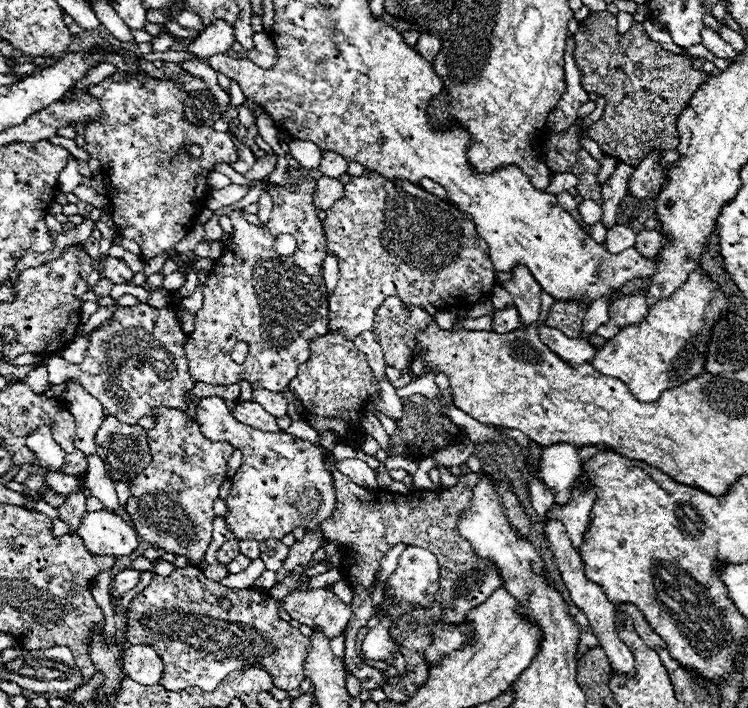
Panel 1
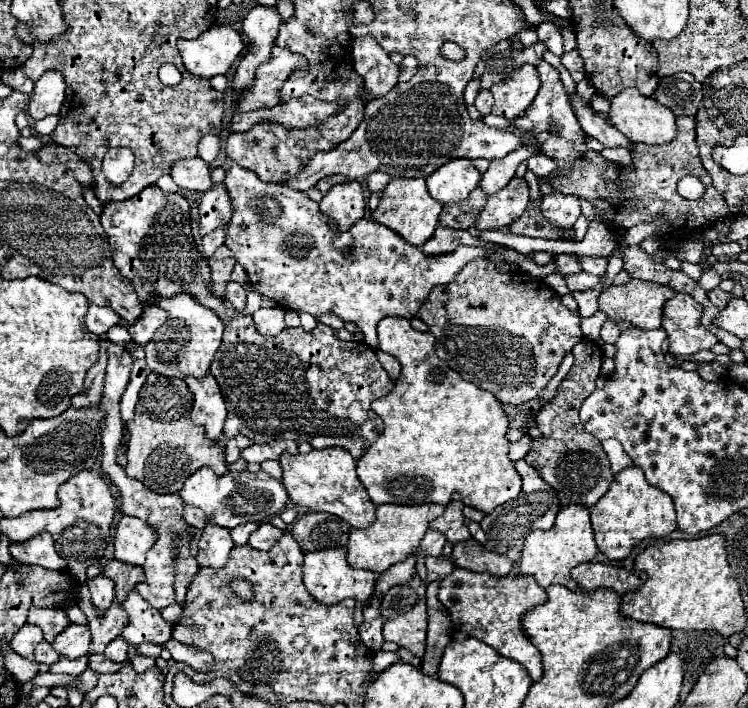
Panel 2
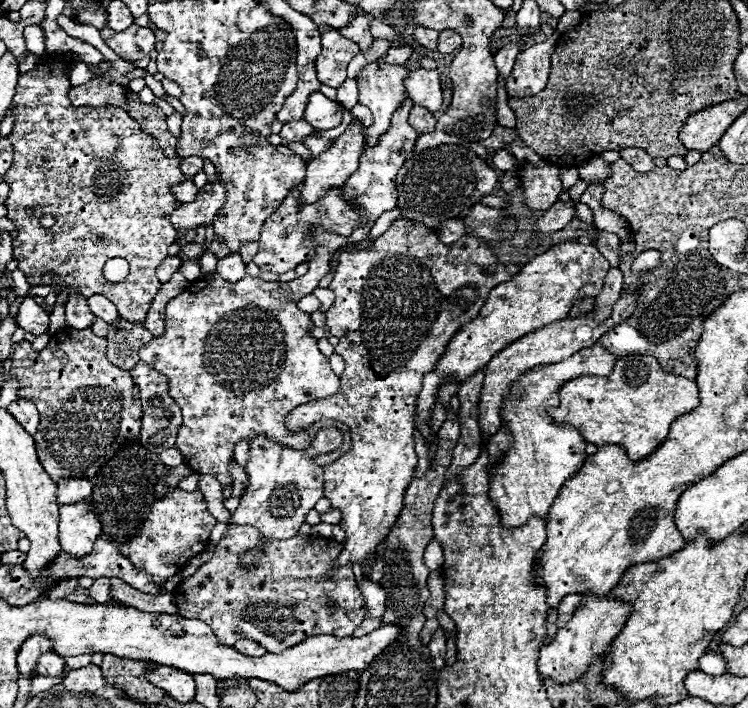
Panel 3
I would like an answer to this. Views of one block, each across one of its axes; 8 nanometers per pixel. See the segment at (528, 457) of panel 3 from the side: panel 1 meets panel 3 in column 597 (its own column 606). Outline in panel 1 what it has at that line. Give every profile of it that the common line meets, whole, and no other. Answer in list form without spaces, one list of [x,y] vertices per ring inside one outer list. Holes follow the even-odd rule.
[[[696,270],[690,278],[668,298],[660,300],[648,310],[644,322],[622,328],[610,342],[606,342],[592,366],[604,376],[622,380],[638,400],[658,400],[664,390],[676,388],[704,370],[704,354],[714,322],[730,310],[732,302],[706,274]]]

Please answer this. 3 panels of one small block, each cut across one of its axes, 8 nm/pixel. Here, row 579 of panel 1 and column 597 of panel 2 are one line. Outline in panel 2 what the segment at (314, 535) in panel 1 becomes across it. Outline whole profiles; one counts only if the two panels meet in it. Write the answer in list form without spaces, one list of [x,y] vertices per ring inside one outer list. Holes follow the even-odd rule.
[[[586,272],[566,276],[566,284],[568,284],[568,288],[570,288],[572,292],[576,292],[576,290],[580,290],[580,292],[590,290],[590,288],[594,288],[598,282],[600,282],[598,276],[592,276],[592,274],[586,274]]]

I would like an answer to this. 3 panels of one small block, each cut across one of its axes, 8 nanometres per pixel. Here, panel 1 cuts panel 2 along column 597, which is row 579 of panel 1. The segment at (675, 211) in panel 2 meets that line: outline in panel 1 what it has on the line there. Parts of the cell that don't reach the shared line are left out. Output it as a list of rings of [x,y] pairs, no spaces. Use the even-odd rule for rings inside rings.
[[[192,566],[176,568],[170,576],[154,576],[152,582],[150,582],[138,596],[132,598],[132,602],[130,602],[130,606],[128,606],[128,612],[126,612],[126,632],[124,632],[124,634],[126,634],[126,640],[128,640],[130,644],[148,644],[148,646],[156,648],[156,652],[160,652],[160,656],[162,656],[162,660],[164,660],[164,664],[166,664],[166,670],[168,670],[170,674],[174,674],[174,676],[162,676],[162,684],[164,684],[164,688],[168,688],[168,690],[184,690],[184,688],[188,688],[188,686],[198,686],[198,688],[202,688],[202,690],[206,690],[206,692],[212,692],[212,690],[216,690],[216,686],[218,686],[228,674],[238,672],[238,670],[244,670],[244,668],[264,668],[264,670],[272,676],[276,688],[280,688],[280,690],[294,690],[294,688],[298,688],[300,682],[304,680],[304,662],[306,662],[308,652],[310,652],[310,640],[308,640],[306,636],[302,636],[298,628],[290,626],[290,624],[280,616],[280,612],[278,612],[278,602],[276,602],[272,596],[268,596],[268,594],[264,594],[264,592],[254,592],[254,590],[250,590],[250,588],[244,588],[244,590],[226,588],[226,586],[222,586],[220,582],[214,582],[214,580],[204,578],[202,570],[196,570],[196,568],[192,568]],[[216,596],[224,596],[226,600],[230,600],[230,602],[232,602],[232,610],[230,610],[230,612],[222,610],[220,604],[216,602]]]

